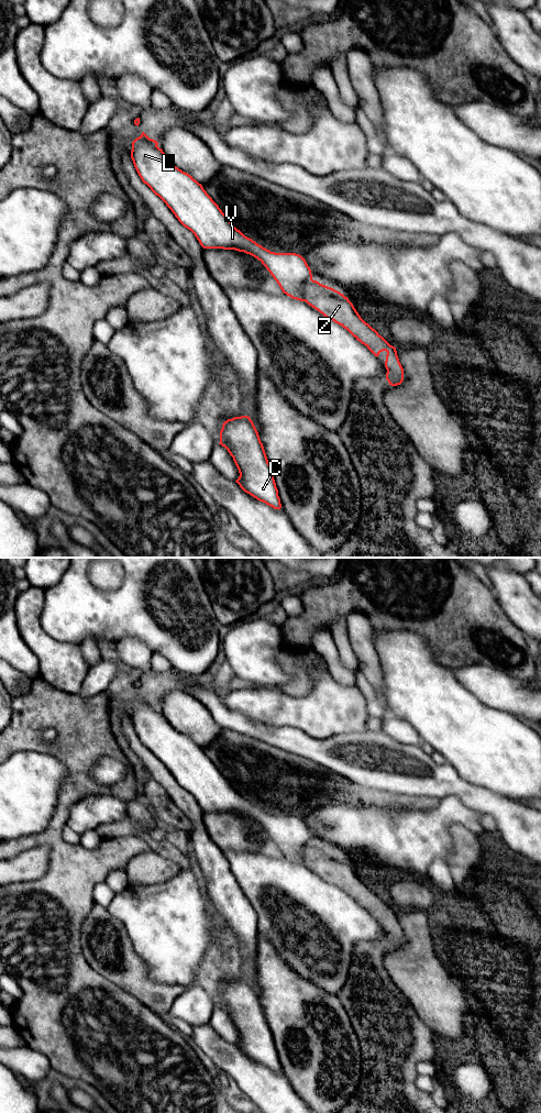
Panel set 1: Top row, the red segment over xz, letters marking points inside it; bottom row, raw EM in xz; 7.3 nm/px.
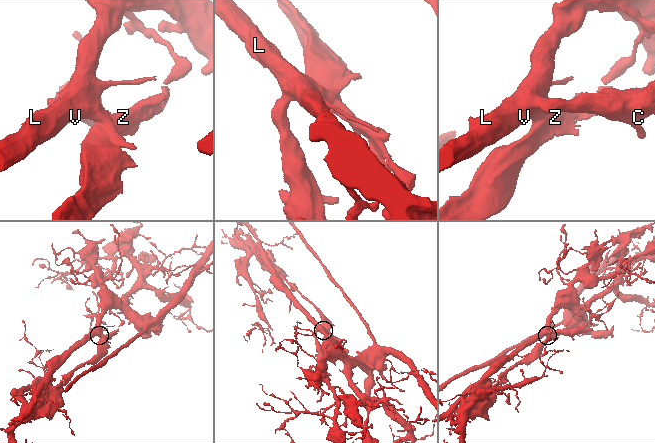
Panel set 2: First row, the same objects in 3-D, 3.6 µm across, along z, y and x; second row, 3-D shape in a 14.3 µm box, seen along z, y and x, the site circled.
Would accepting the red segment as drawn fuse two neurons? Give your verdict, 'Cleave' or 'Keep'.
Cleave

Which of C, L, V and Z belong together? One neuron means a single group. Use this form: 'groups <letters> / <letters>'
groups C L V / Z

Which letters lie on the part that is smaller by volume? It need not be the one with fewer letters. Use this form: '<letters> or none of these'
Z

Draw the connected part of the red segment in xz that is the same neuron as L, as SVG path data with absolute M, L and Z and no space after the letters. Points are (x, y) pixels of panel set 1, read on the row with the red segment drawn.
M142 132L132 142L131 158L134 167L142 181L166 203L178 221L195 234L200 245L203 249L235 250L254 256L270 273L284 294L292 299L305 301L299 289L307 280L312 279L311 269L306 260L296 253L270 252L245 236L231 223L219 206L203 189L202 185L189 174L174 166L157 145L157 141L150 139Z

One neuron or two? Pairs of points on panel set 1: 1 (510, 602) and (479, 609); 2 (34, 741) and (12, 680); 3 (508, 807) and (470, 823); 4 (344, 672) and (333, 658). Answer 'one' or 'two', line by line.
1: two
2: two
3: two
4: one

